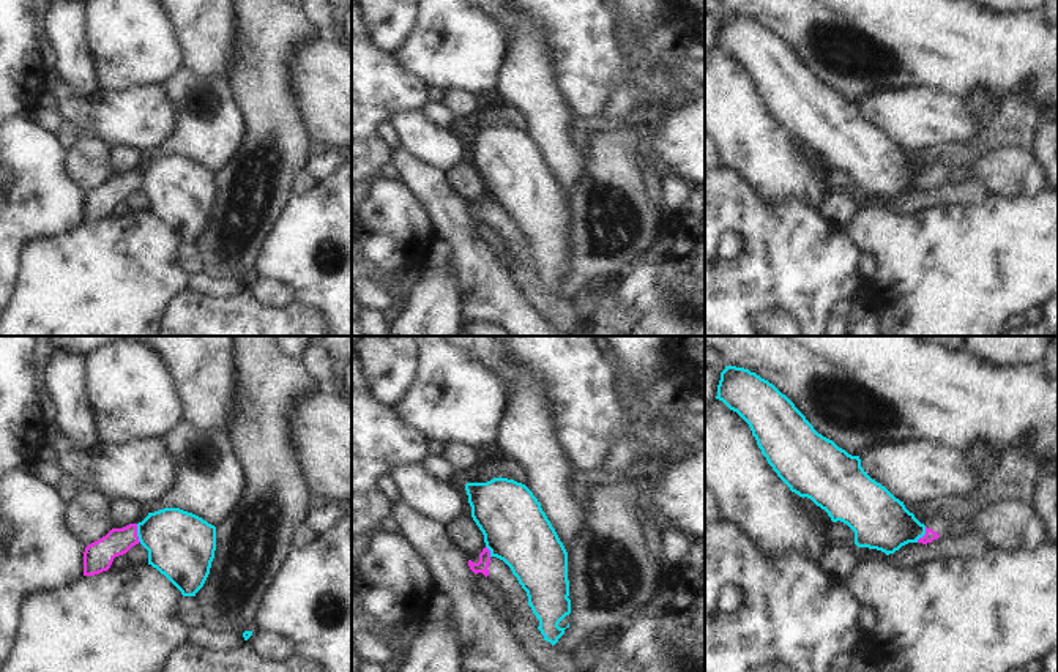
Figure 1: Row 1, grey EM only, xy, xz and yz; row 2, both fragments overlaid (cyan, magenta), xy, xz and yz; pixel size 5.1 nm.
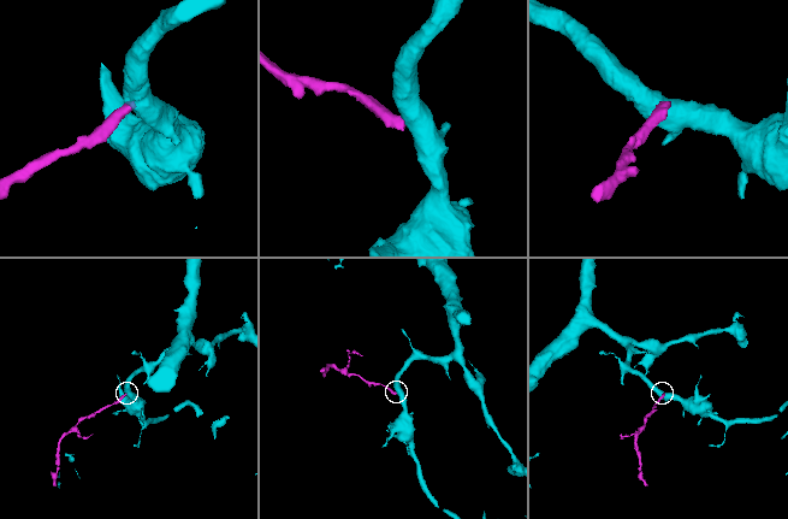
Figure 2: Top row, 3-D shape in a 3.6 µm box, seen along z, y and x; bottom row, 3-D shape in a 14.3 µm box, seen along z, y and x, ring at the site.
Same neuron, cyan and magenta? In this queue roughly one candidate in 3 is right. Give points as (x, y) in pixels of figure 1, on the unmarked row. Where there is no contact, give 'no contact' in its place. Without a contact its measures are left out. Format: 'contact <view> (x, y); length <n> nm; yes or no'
contact xy (137, 180); length 100 nm; no

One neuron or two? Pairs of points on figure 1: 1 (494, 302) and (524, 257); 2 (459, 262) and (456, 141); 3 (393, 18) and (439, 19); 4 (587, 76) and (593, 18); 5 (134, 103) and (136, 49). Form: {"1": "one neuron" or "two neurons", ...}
{"1": "two neurons", "2": "two neurons", "3": "two neurons", "4": "one neuron", "5": "two neurons"}

